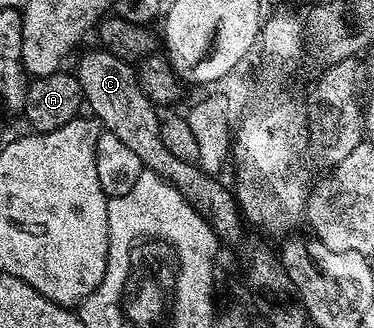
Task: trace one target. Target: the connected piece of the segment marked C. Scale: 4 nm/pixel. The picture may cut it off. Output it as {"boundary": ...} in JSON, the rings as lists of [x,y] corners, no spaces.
{"boundary":[[[95,47],[95,49],[87,52],[80,59],[77,68],[75,68],[75,74],[80,83],[82,98],[88,110],[90,107],[92,110],[90,112],[94,115],[94,118],[97,119],[106,130],[115,133],[121,141],[126,142],[126,144],[138,154],[142,168],[162,176],[173,186],[179,188],[182,194],[188,196],[192,202],[195,202],[207,216],[213,226],[213,230],[224,244],[225,242],[231,245],[241,244],[245,237],[245,231],[243,229],[244,222],[239,212],[234,192],[230,188],[229,190],[225,189],[219,182],[215,181],[217,179],[214,176],[205,173],[198,164],[180,160],[179,157],[175,156],[175,153],[163,143],[160,127],[161,119],[159,114],[157,115],[156,113],[158,110],[153,102],[149,100],[144,90],[139,86],[138,74],[134,66],[128,60],[121,59],[102,47]]]}

